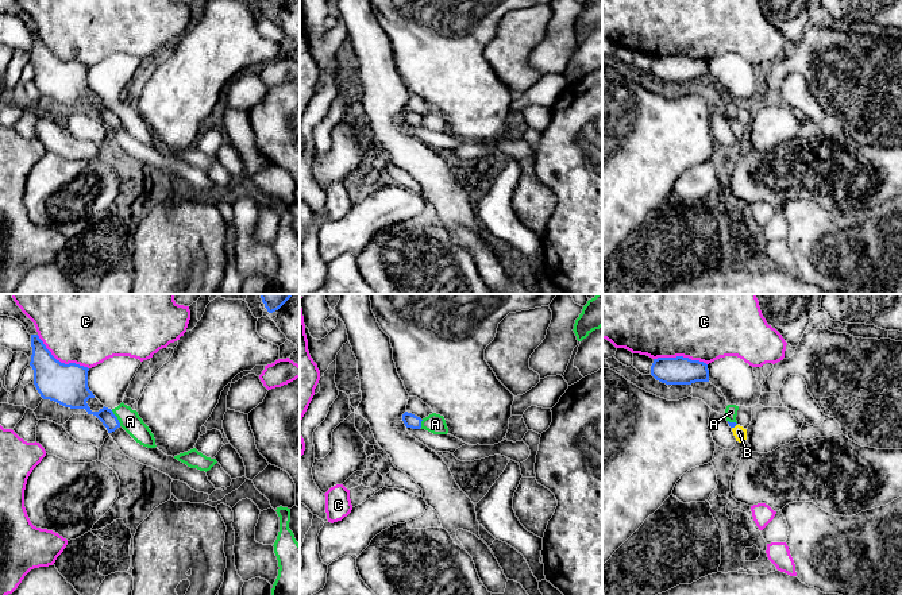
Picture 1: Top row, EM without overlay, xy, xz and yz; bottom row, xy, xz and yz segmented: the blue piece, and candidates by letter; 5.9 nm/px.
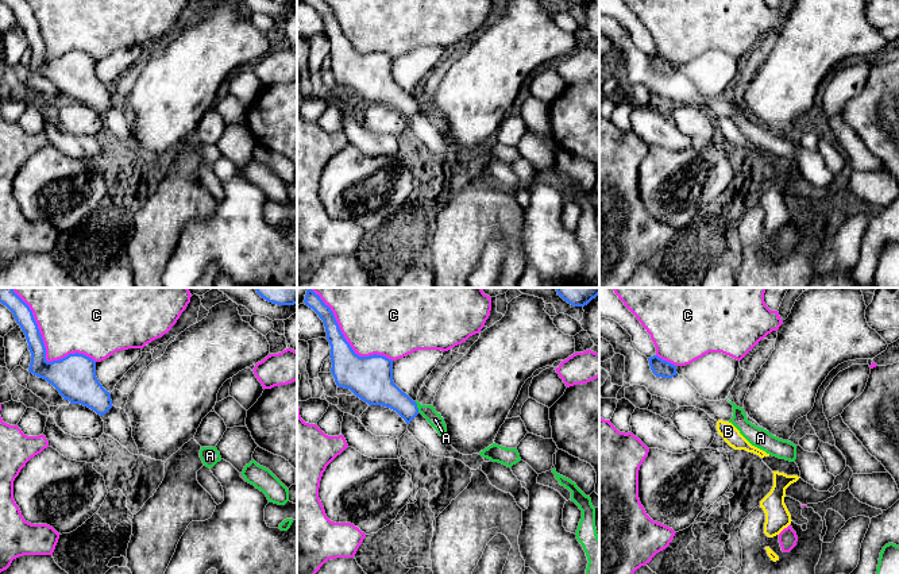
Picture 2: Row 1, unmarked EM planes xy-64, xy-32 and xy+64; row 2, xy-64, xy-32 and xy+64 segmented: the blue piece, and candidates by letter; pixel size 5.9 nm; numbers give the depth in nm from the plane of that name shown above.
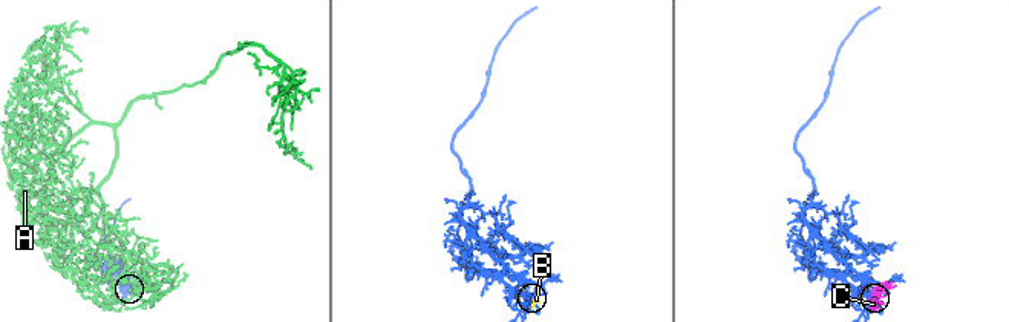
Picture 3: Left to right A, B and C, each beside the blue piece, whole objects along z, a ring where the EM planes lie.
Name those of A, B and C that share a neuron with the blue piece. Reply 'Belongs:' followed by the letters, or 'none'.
Belongs: B

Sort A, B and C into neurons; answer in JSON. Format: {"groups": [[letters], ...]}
{"groups": [["A"], ["B"], ["C"]]}

